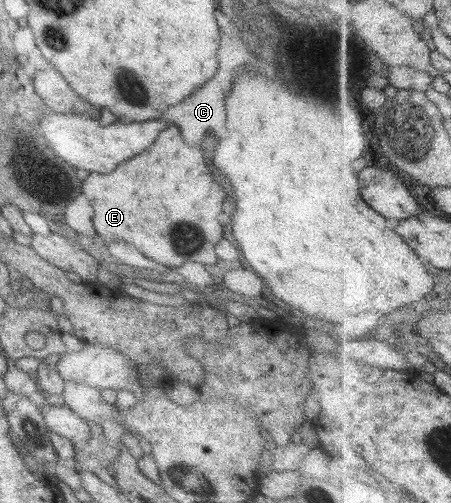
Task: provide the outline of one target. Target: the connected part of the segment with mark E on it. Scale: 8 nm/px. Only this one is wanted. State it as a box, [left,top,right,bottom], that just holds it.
[80,124,225,267]

